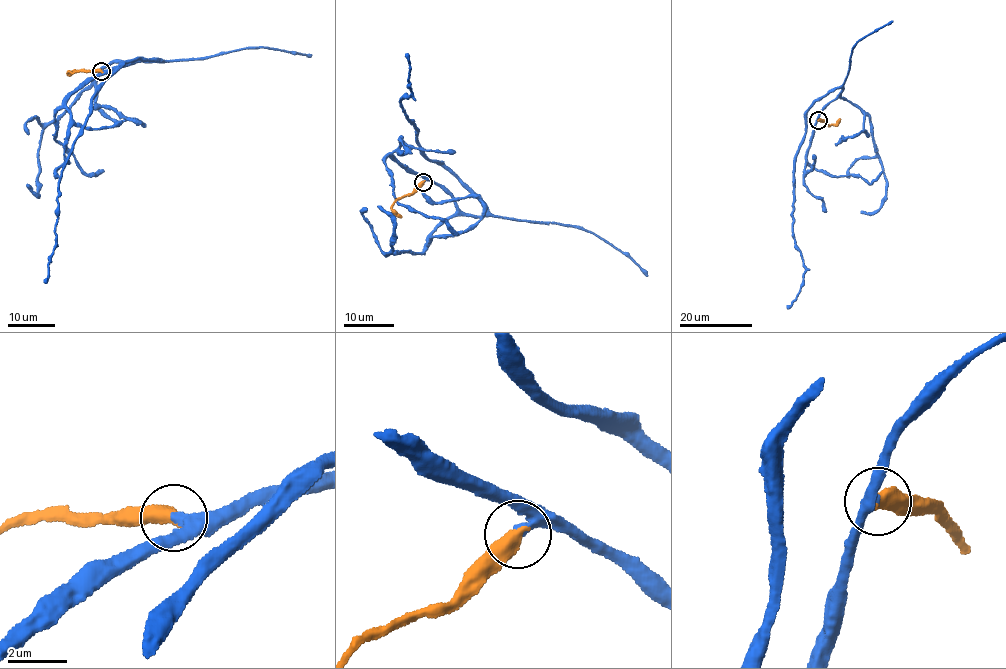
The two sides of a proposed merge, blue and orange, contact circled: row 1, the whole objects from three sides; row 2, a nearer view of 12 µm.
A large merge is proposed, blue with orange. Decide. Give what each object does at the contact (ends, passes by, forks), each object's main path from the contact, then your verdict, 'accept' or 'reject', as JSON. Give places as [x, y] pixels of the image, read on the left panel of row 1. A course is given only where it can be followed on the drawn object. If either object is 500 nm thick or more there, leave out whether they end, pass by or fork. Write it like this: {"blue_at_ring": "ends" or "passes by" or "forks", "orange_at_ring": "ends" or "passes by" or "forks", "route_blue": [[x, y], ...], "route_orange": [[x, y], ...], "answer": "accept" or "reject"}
{"route_blue": [[101, 71], [160, 59], [125, 62], [93, 97], [90, 116], [59, 181], [55, 247], [44, 282]], "route_orange": [[101, 71], [76, 71]], "answer": "accept"}

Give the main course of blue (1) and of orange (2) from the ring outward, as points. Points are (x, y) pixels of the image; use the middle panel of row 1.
1: (423, 182), (447, 189), (461, 212), (485, 213), (417, 141), (400, 102), (412, 93), (405, 53)
2: (423, 182), (410, 194), (395, 200), (392, 208), (401, 218)

